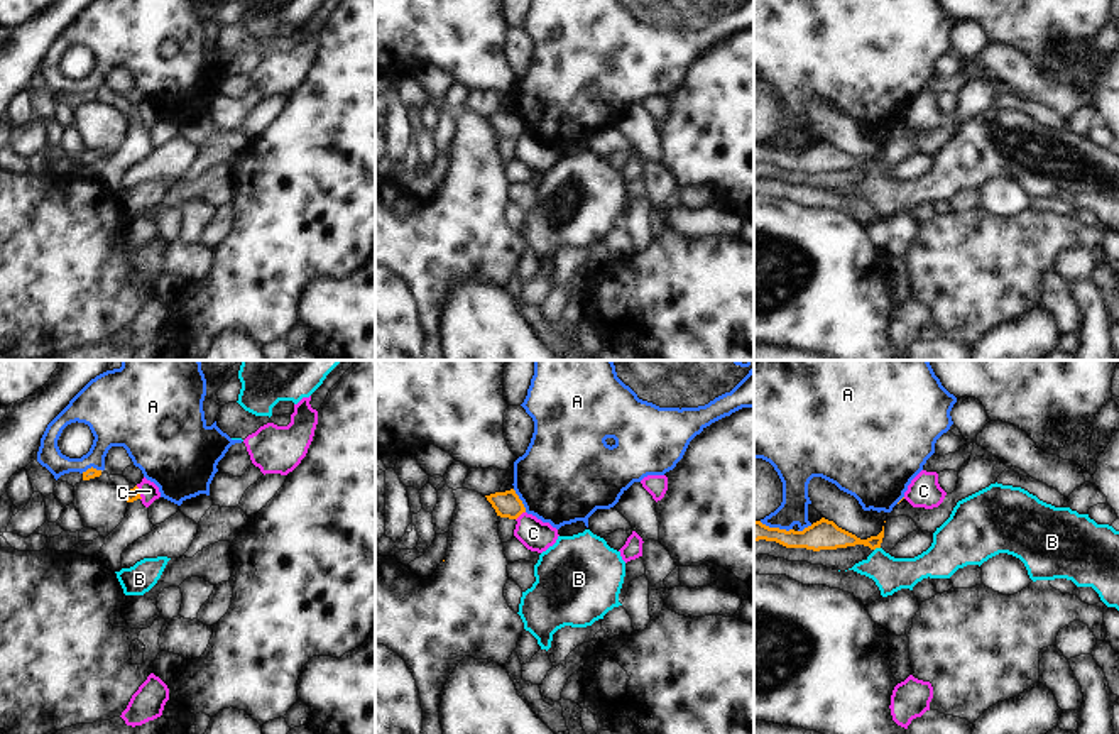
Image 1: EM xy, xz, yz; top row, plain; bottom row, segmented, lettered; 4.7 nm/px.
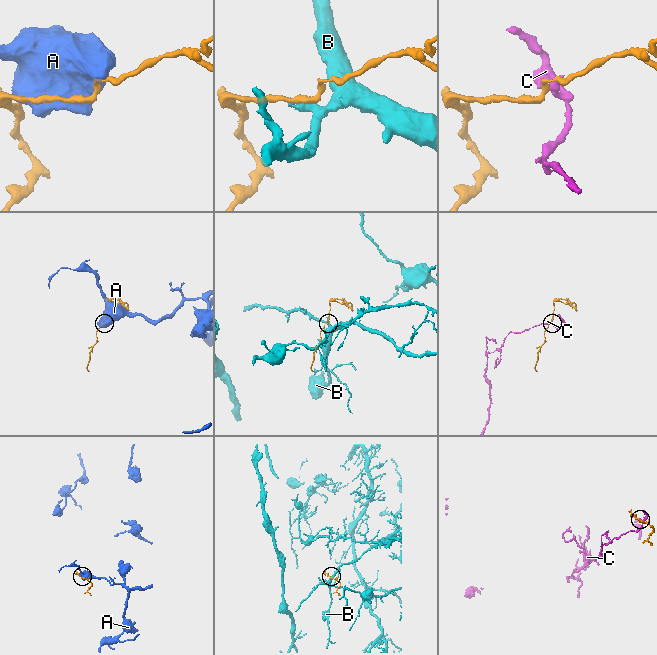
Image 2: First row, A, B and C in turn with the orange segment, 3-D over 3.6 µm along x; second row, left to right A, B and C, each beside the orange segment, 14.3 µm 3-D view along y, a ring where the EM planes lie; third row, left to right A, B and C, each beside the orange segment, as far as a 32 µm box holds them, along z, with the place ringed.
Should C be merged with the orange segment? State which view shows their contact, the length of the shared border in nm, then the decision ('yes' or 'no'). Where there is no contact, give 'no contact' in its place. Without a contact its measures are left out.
xy | 80 nm | no

